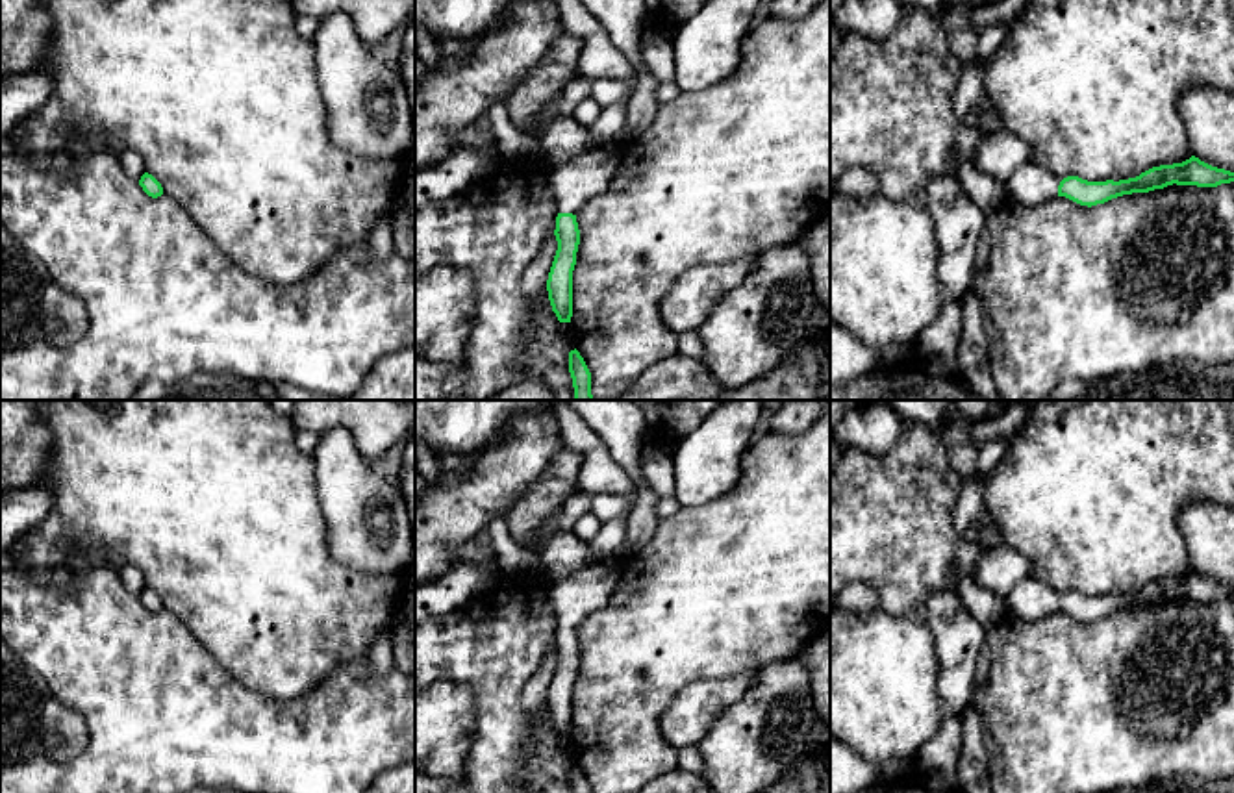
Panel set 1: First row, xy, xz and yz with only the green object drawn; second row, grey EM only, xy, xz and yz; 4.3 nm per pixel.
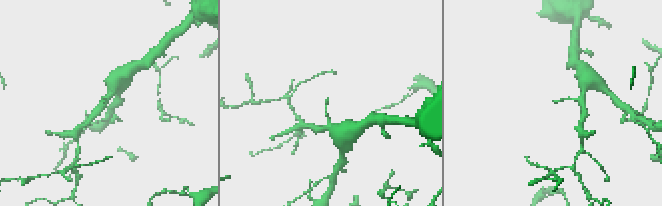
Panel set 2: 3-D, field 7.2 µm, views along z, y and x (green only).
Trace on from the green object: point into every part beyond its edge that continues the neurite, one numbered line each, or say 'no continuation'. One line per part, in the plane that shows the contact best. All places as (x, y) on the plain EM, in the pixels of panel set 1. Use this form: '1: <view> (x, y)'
1: xz (573, 597)

